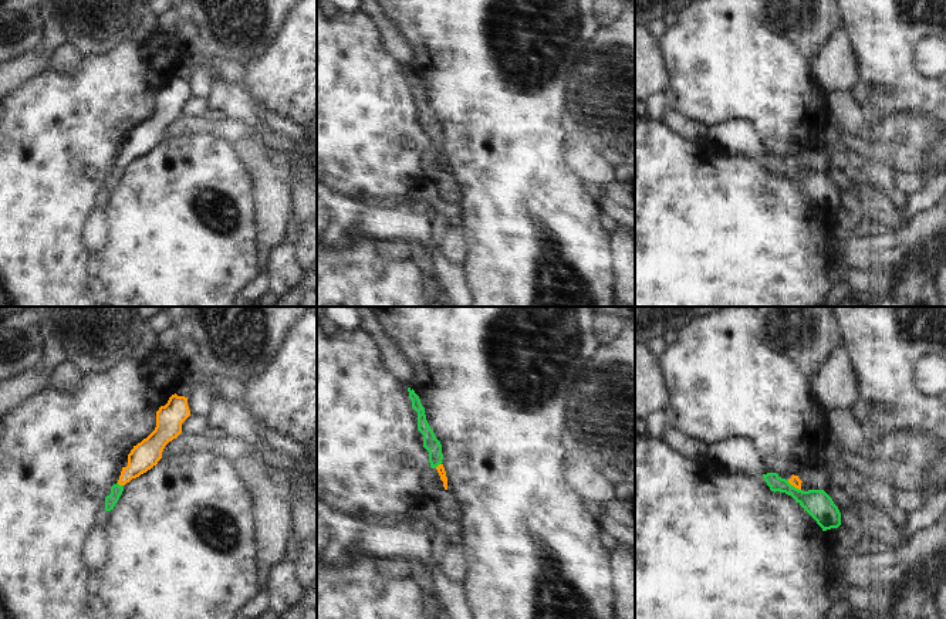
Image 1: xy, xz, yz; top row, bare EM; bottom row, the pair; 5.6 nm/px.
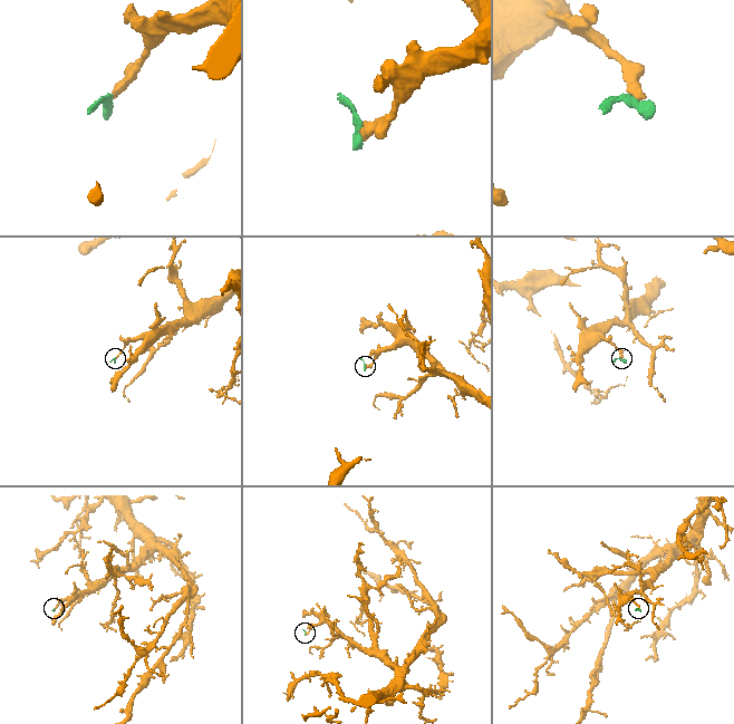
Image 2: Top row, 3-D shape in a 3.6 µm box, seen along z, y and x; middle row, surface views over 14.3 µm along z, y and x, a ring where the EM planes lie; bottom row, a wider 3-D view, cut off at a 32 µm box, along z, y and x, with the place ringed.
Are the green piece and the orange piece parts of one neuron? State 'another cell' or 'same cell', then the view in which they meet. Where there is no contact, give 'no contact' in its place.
same cell | yz

